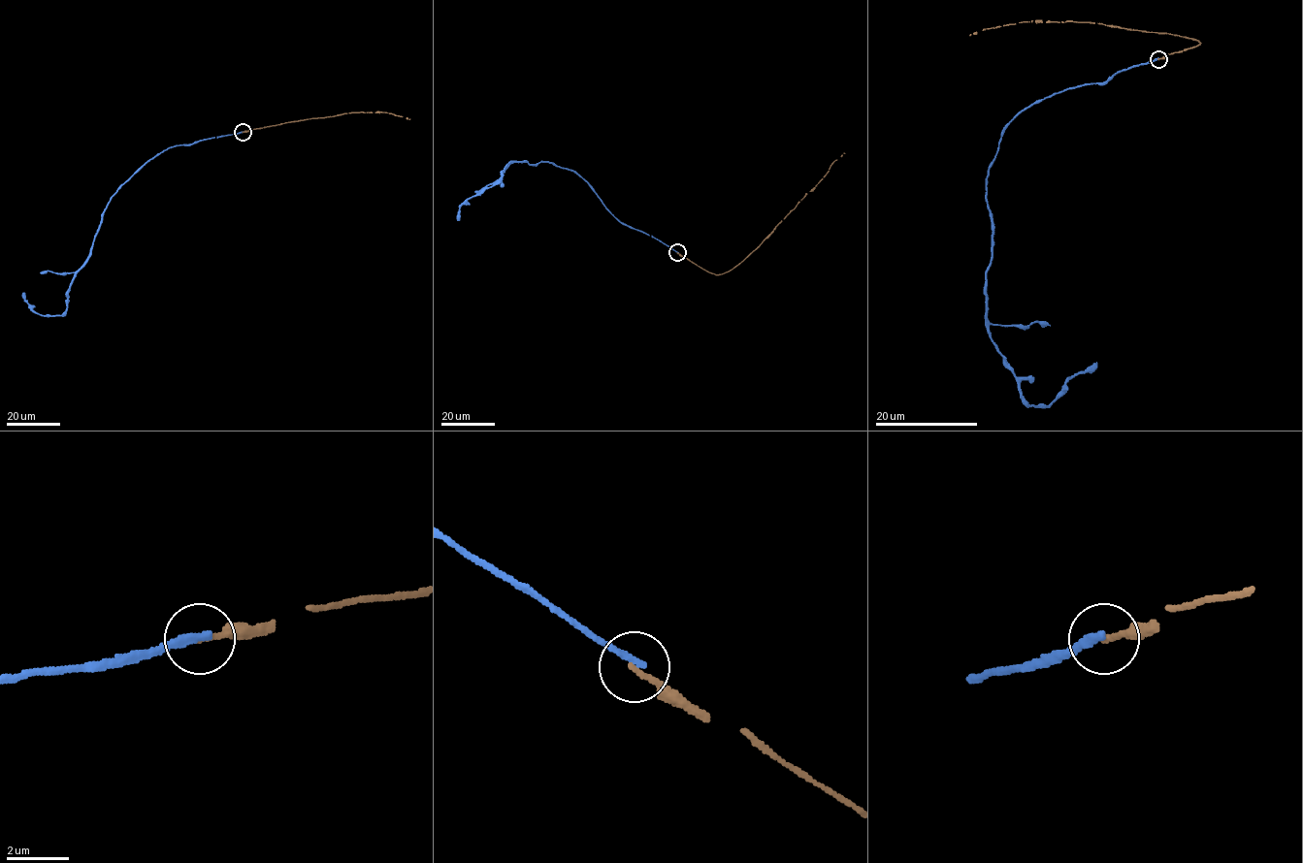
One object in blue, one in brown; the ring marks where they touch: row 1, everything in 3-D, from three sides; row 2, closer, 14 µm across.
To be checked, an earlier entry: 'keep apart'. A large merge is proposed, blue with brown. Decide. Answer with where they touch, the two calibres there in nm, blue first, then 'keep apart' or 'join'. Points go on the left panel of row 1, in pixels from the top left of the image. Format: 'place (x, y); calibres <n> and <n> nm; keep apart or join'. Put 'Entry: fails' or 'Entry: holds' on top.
Entry: holds
place (243, 132); calibres 280 and 190 nm; keep apart

